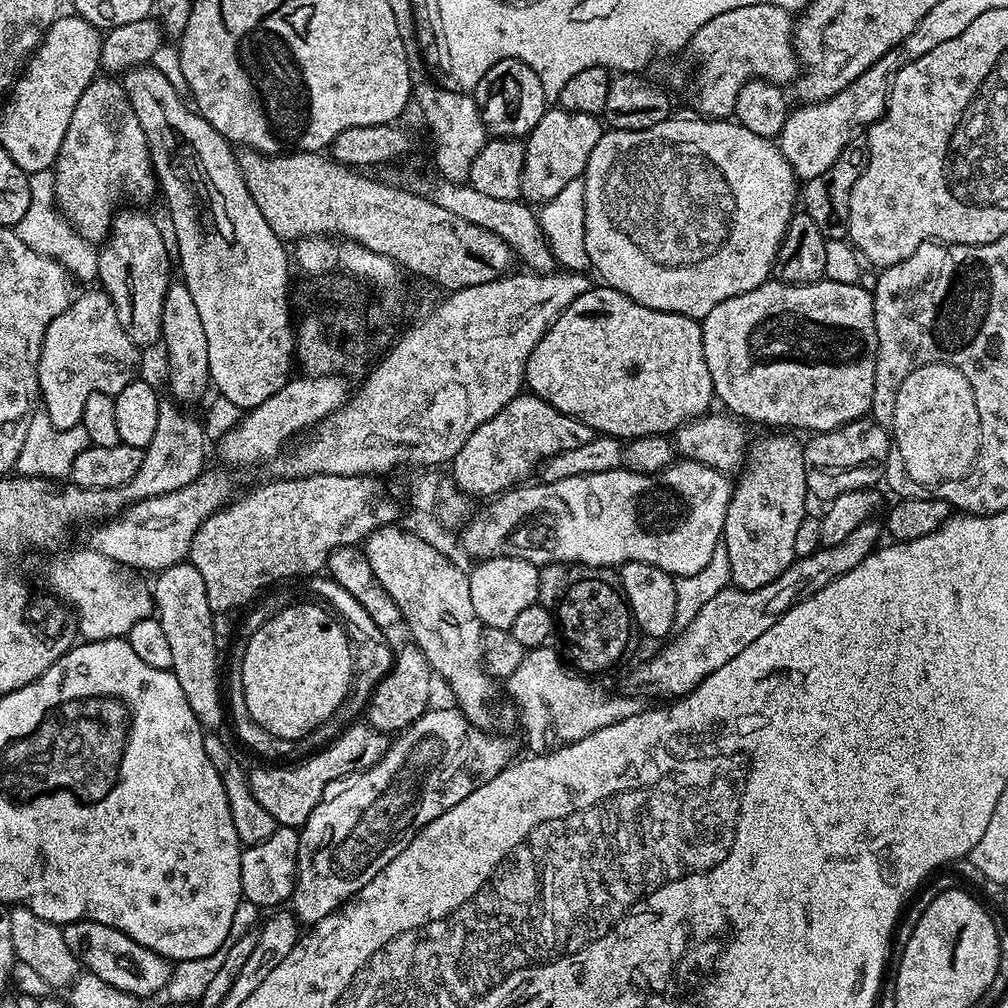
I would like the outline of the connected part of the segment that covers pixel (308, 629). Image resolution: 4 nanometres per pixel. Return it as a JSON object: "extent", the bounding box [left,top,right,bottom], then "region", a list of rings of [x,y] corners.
{"extent":[241,602,352,742],"region":[[[292,602],[276,612],[246,640],[245,658],[241,662],[246,710],[262,730],[283,740],[299,742],[306,734],[315,732],[316,727],[333,719],[341,711],[344,701],[350,696],[352,645],[345,625],[327,607],[316,604]]]}

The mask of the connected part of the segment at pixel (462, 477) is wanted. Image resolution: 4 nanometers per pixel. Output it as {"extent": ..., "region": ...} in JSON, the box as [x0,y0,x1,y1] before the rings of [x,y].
{"extent":[450,394,593,498],"region":[[[521,394],[513,398],[502,410],[498,410],[498,414],[494,414],[494,418],[482,422],[482,426],[478,426],[478,430],[474,430],[474,434],[470,434],[470,438],[466,438],[466,446],[462,446],[462,450],[458,450],[458,454],[450,461],[450,475],[452,481],[458,485],[465,496],[492,498],[527,481],[531,477],[528,475],[531,472],[533,475],[540,465],[554,454],[562,454],[566,450],[574,450],[578,446],[586,446],[586,442],[590,442],[593,435],[592,428],[586,426],[586,422],[582,422],[570,414],[562,414],[562,410],[554,410],[554,406],[550,406],[550,402],[546,402],[542,398],[531,394]]]}

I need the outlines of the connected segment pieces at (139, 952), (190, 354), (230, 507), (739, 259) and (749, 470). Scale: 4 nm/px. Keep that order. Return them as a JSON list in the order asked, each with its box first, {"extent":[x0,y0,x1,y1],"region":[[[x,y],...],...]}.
[{"extent":[74,920,172,998],"region":[[[79,920],[74,922],[74,925],[76,925],[74,958],[78,958],[87,971],[102,978],[102,982],[110,982],[110,986],[118,986],[118,990],[126,990],[137,998],[150,996],[167,987],[172,966],[164,956],[154,954],[149,948],[122,934],[122,930],[114,930],[102,922]]]},{"extent":[160,282,209,400],"region":[[[182,282],[169,283],[162,302],[162,330],[160,340],[164,352],[168,355],[168,388],[171,399],[192,400],[209,387],[208,355],[206,354],[206,330],[202,330],[202,318],[198,318],[198,309],[194,306],[194,297]]]},{"extent":[188,474,400,614],"region":[[[314,474],[313,476],[299,476],[293,480],[283,478],[269,479],[269,484],[260,484],[253,492],[248,492],[244,497],[233,499],[231,502],[218,509],[202,526],[198,526],[198,532],[194,534],[194,542],[190,542],[188,560],[202,574],[202,582],[206,582],[206,598],[210,602],[213,613],[220,614],[227,608],[236,608],[239,604],[255,601],[269,586],[277,582],[291,581],[291,576],[308,576],[311,572],[316,572],[325,567],[328,563],[328,556],[336,549],[345,546],[356,546],[367,540],[368,535],[376,528],[386,528],[397,523],[400,516],[400,508],[384,493],[384,488],[379,484],[376,476],[339,476],[338,474]]]},{"extent":[582,118,798,321],"region":[[[728,118],[676,119],[663,120],[658,122],[658,126],[650,126],[648,130],[608,130],[598,142],[598,146],[594,146],[594,154],[590,154],[590,162],[582,177],[586,190],[586,254],[590,258],[594,272],[604,279],[601,281],[607,287],[626,294],[631,300],[647,308],[682,314],[692,320],[703,321],[704,316],[710,314],[710,310],[714,310],[714,306],[769,283],[772,263],[776,261],[780,243],[786,234],[786,226],[794,215],[792,203],[797,203],[798,200],[798,181],[792,173],[792,167],[780,153],[779,147],[772,140],[762,138],[758,134],[750,134],[750,130],[746,130],[741,124]]]},{"extent":[722,434,810,592],"region":[[[768,434],[747,445],[742,471],[735,477],[730,506],[726,510],[722,546],[730,558],[731,583],[748,592],[758,590],[783,576],[792,561],[797,559],[794,538],[808,511],[810,493],[804,469],[804,450],[801,441],[791,440],[788,434]]]}]

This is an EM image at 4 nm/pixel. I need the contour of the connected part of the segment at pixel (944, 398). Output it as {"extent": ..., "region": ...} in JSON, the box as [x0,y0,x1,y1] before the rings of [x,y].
{"extent":[895,363,981,486],"region":[[[930,363],[916,367],[903,379],[895,403],[898,406],[896,410],[898,446],[902,450],[902,456],[906,460],[912,478],[916,482],[922,482],[924,486],[934,486],[936,482],[952,480],[958,476],[967,477],[980,452],[981,424],[973,387],[966,381],[966,376],[956,367],[946,363]]]}

